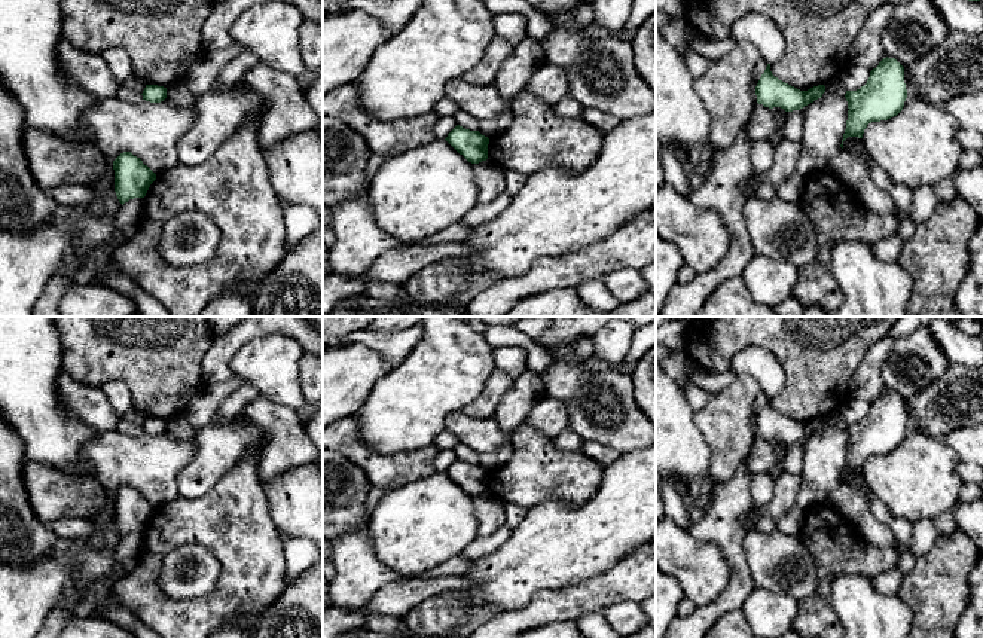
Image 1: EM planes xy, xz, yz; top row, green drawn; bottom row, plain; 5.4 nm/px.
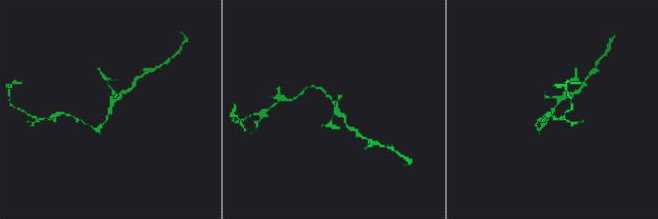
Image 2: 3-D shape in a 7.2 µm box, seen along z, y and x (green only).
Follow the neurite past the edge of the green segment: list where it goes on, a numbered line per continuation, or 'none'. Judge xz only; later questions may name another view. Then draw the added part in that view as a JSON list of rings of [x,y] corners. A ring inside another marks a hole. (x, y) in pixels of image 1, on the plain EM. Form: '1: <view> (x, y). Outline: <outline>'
none

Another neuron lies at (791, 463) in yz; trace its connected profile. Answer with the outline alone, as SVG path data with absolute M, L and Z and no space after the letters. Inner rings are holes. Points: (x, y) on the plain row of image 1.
M808 439L800 443L787 445L785 458L782 461L784 471L796 476L802 474L803 446L806 442Z

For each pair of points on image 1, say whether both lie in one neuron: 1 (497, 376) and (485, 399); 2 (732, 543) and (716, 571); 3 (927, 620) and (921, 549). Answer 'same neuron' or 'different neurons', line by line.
1: same neuron
2: different neurons
3: different neurons

